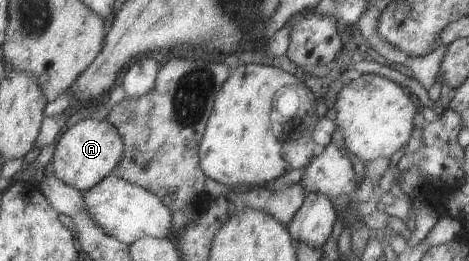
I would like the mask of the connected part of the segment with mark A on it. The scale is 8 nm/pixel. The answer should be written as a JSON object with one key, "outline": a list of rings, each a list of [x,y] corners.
{"outline":[[[98,116],[80,120],[70,126],[55,143],[53,160],[48,169],[67,185],[71,185],[79,191],[87,191],[106,175],[111,174],[118,161],[121,161],[123,142],[109,121]]]}

